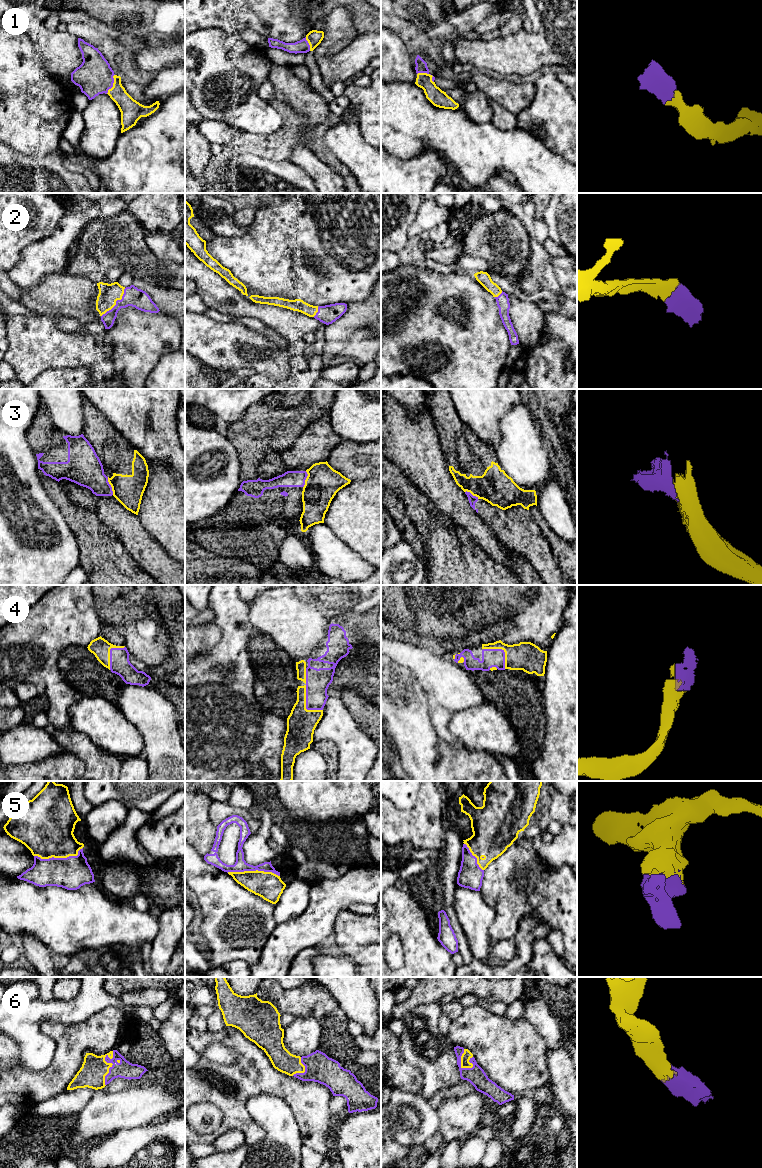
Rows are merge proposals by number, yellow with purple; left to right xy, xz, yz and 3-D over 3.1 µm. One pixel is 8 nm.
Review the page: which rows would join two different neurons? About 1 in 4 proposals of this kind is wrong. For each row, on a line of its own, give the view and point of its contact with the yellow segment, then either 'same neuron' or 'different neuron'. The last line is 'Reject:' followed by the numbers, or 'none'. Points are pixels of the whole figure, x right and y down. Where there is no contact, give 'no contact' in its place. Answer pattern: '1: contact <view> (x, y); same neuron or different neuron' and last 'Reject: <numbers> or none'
1: contact yz (428, 74); same neuron
2: contact xy (115, 302); same neuron
3: contact xy (111, 486); different neuron
4: contact xz (305, 705); same neuron
5: contact xz (253, 871); same neuron
6: contact xy (111, 1063); same neuron
Reject: 3

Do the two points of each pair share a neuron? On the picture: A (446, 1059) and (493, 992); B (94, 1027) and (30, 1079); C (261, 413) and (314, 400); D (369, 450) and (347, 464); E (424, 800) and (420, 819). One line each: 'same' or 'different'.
A: different
B: same
C: same
D: same
E: same

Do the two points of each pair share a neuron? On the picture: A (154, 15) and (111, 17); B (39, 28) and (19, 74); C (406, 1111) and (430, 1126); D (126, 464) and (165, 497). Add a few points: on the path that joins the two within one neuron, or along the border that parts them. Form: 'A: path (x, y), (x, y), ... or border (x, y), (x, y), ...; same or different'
A: path (143, 14), (141, 12), (122, 12); same
B: border (30, 38), (38, 50), (40, 62); different
C: path (412, 1117), (416, 1121), (424, 1123); same
D: border (148, 465), (148, 482), (139, 504); different

